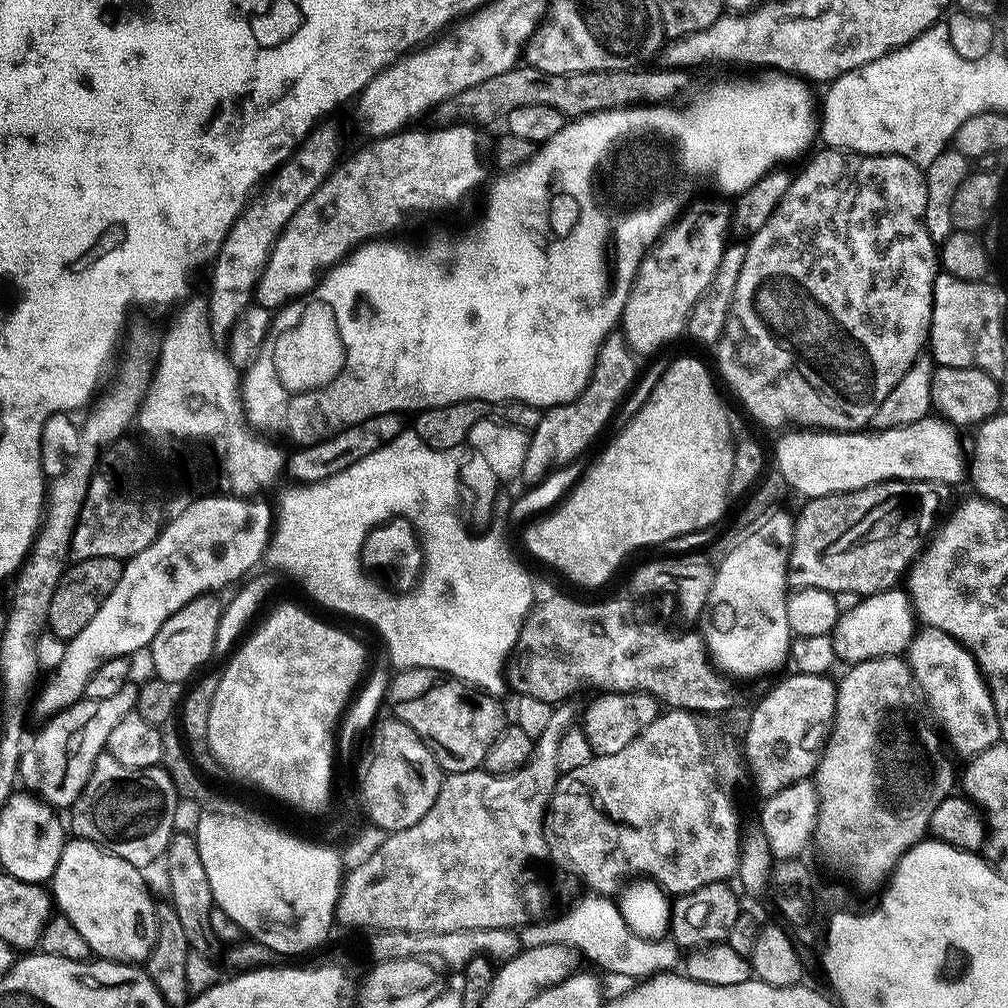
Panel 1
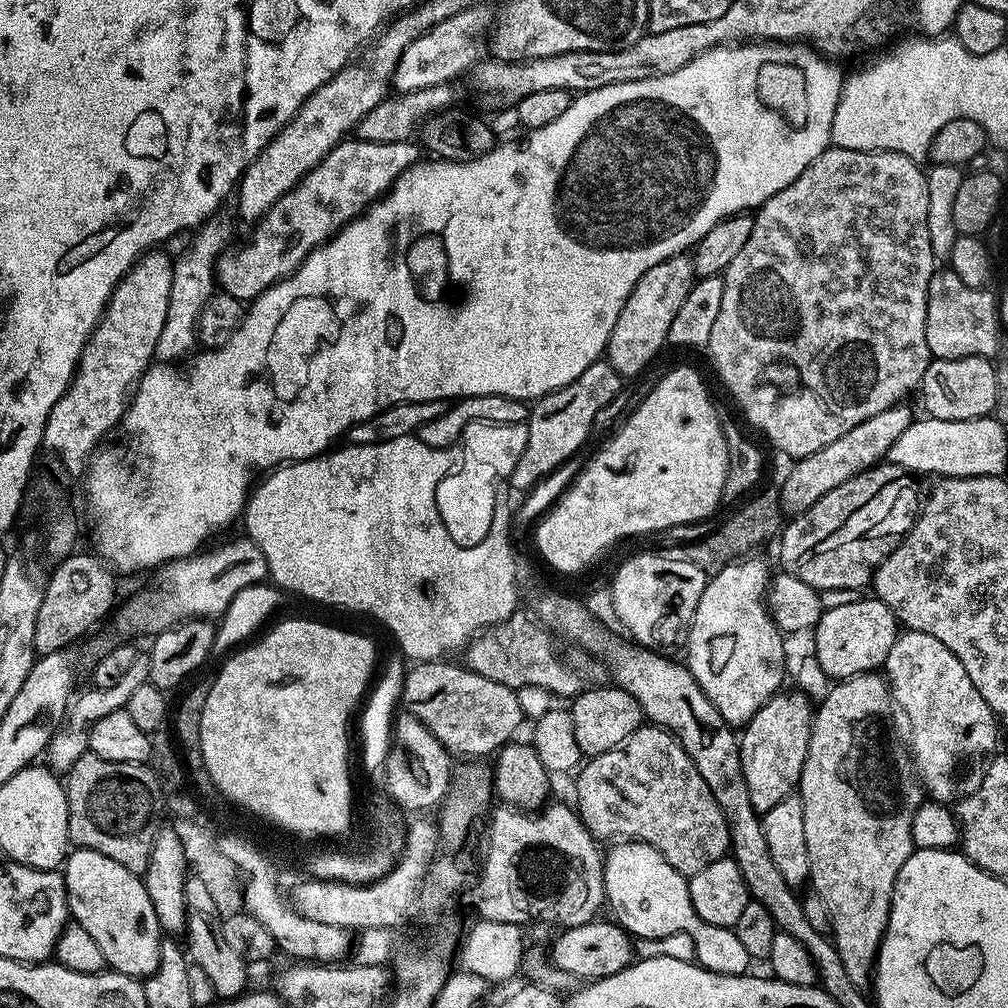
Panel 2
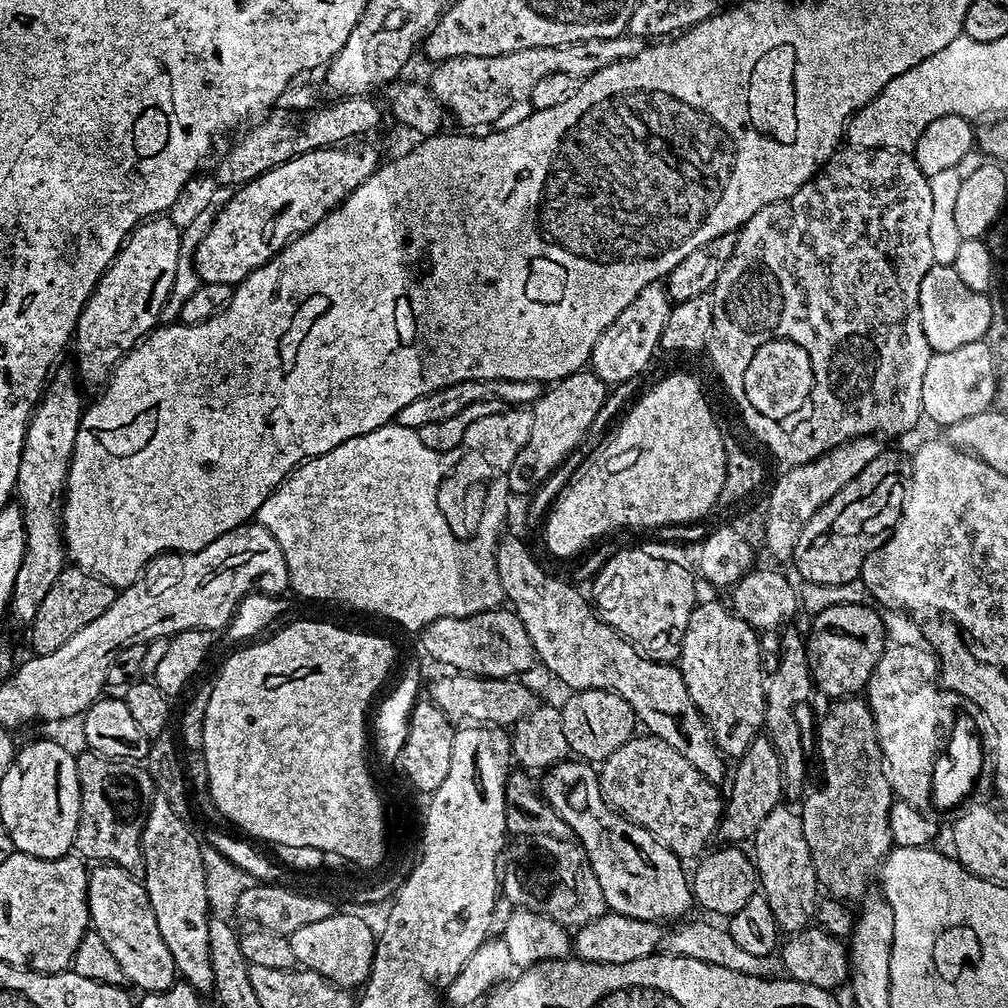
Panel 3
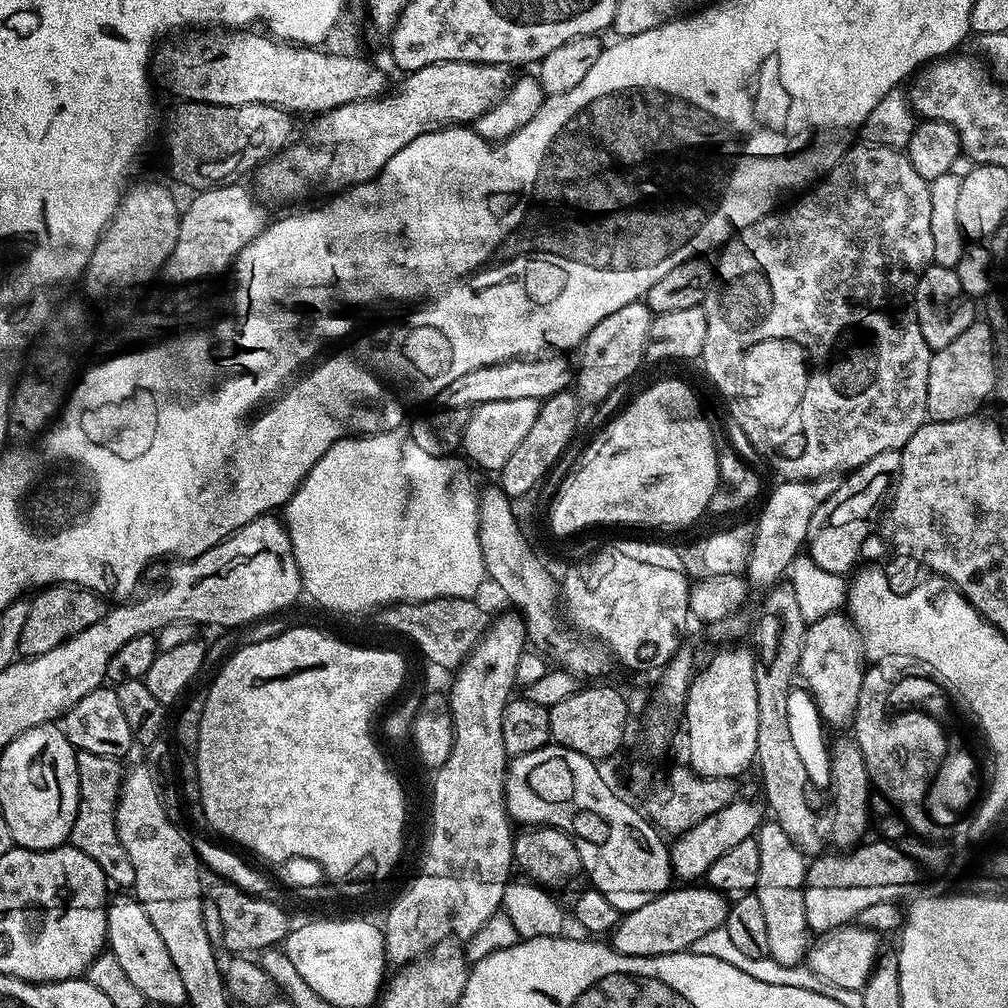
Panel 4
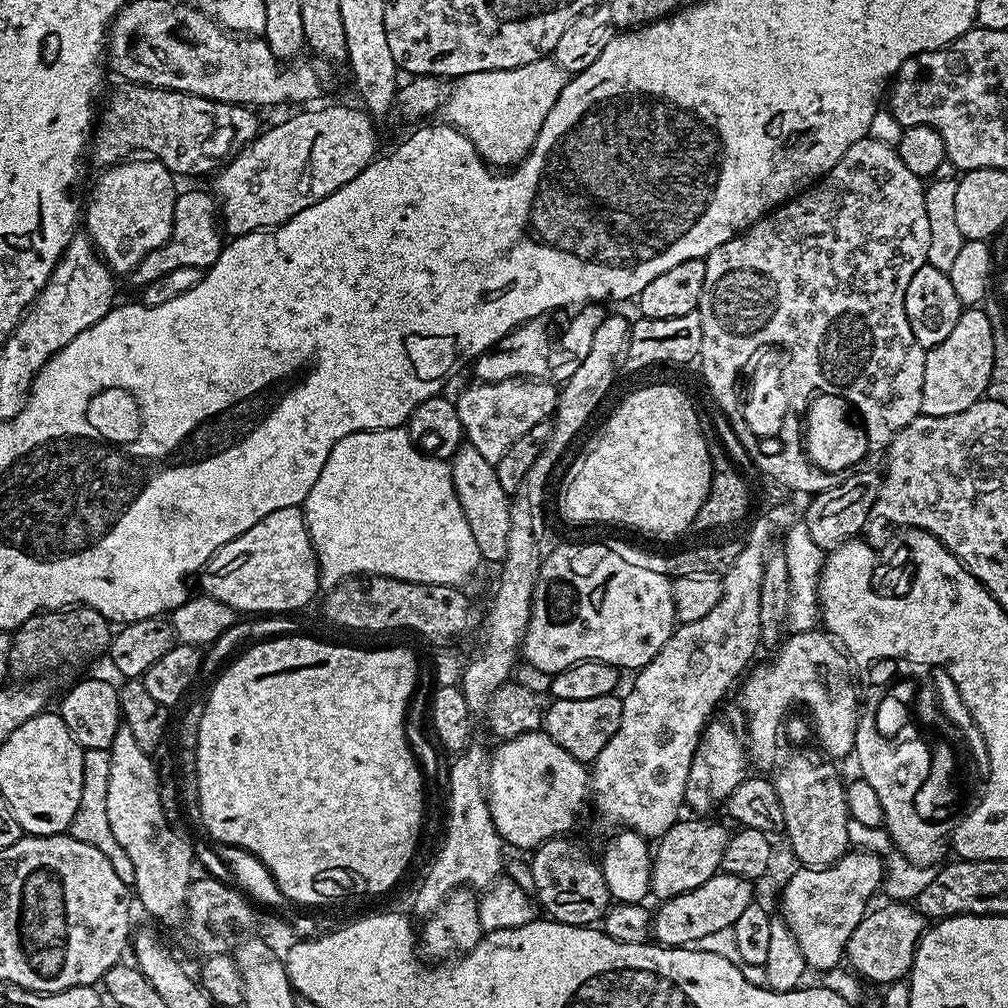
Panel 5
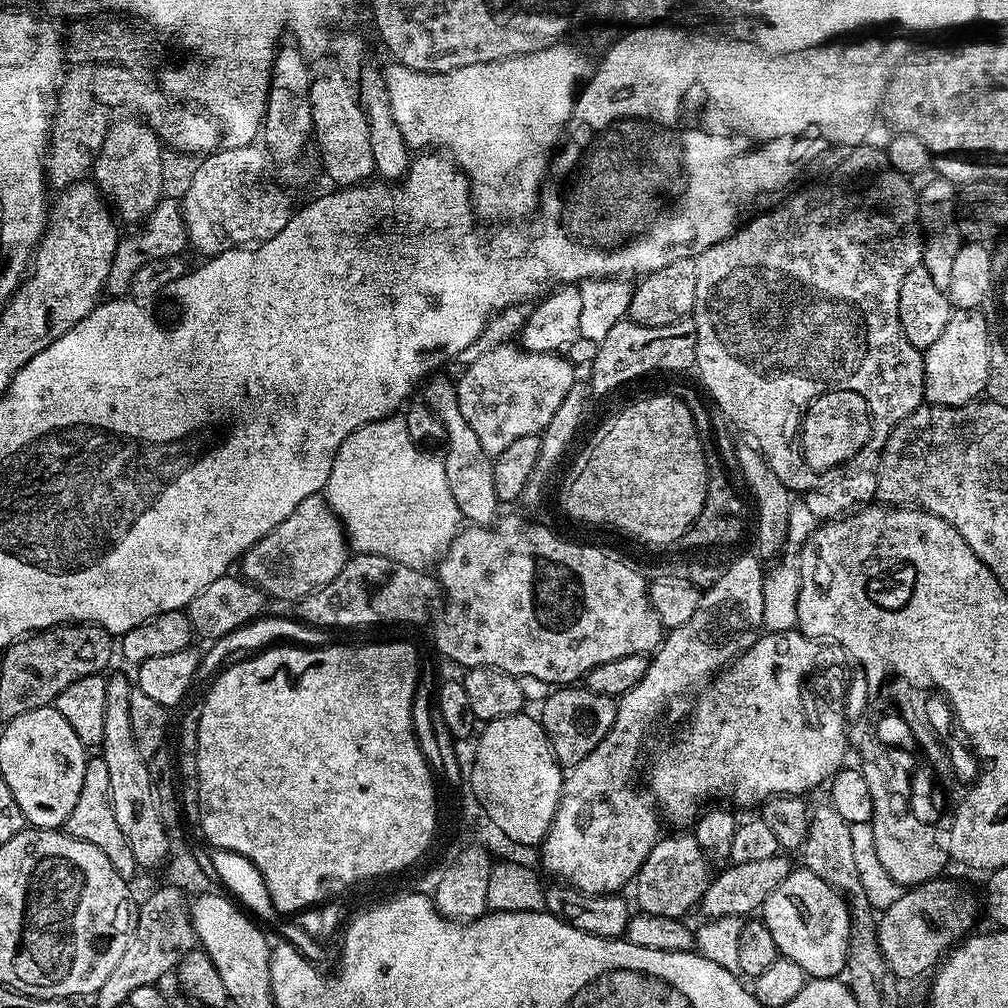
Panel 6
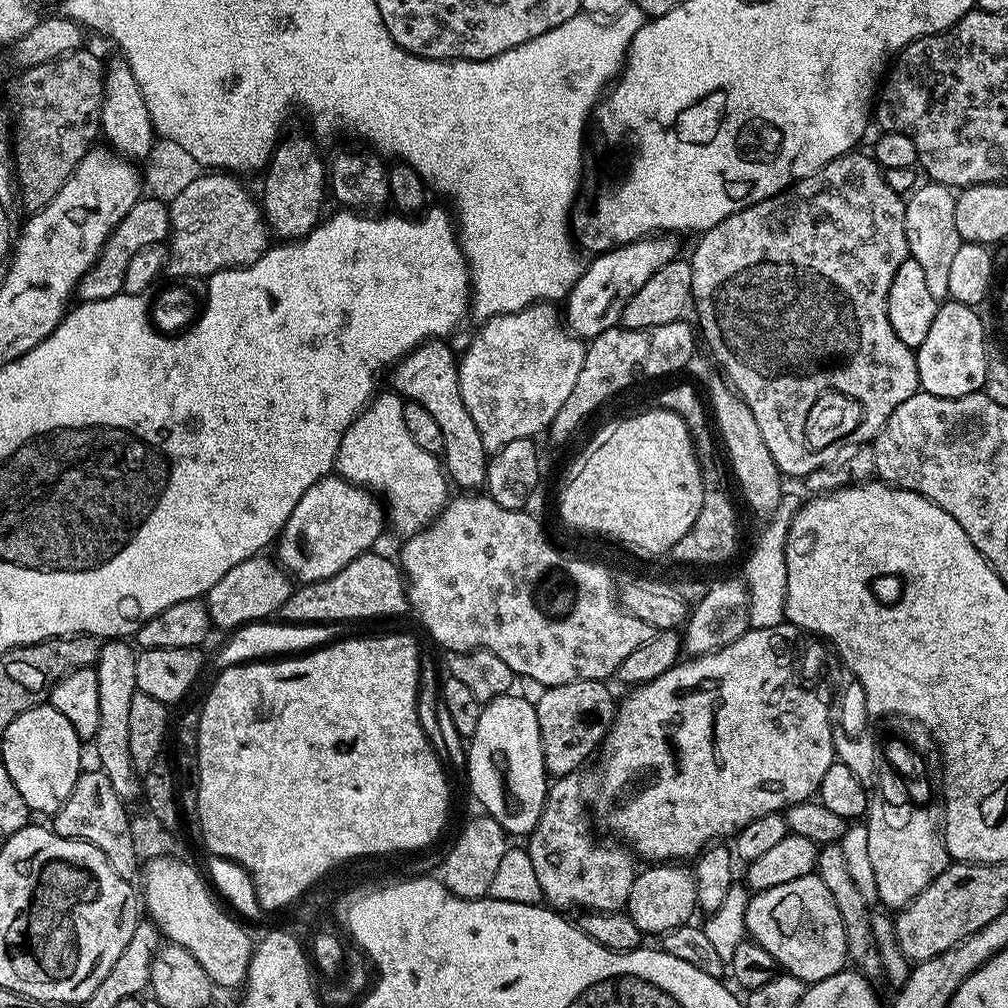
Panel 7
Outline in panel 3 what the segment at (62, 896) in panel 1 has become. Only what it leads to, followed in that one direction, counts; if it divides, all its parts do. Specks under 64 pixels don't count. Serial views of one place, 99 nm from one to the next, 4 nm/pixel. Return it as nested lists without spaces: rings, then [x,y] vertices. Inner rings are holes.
[[[113,864],[93,867],[88,874],[88,919],[98,938],[113,952],[118,966],[122,966],[129,985],[137,984],[139,991],[146,993],[161,992],[177,983],[174,958],[170,958],[170,950],[162,942],[154,910],[150,910],[150,898],[137,877]]]

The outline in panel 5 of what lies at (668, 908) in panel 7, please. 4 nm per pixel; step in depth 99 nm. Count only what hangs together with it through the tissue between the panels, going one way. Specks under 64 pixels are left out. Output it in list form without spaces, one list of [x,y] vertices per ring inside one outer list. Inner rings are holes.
[[[682,818],[676,822],[663,836],[657,839],[653,851],[652,870],[651,870],[651,886],[650,890],[653,897],[658,897],[659,901],[665,901],[680,894],[684,894],[704,882],[710,880],[711,876],[719,873],[722,855],[724,855],[728,838],[730,835],[729,829],[725,829],[722,825],[716,822],[708,821],[708,818],[692,818],[696,820],[687,820]]]

